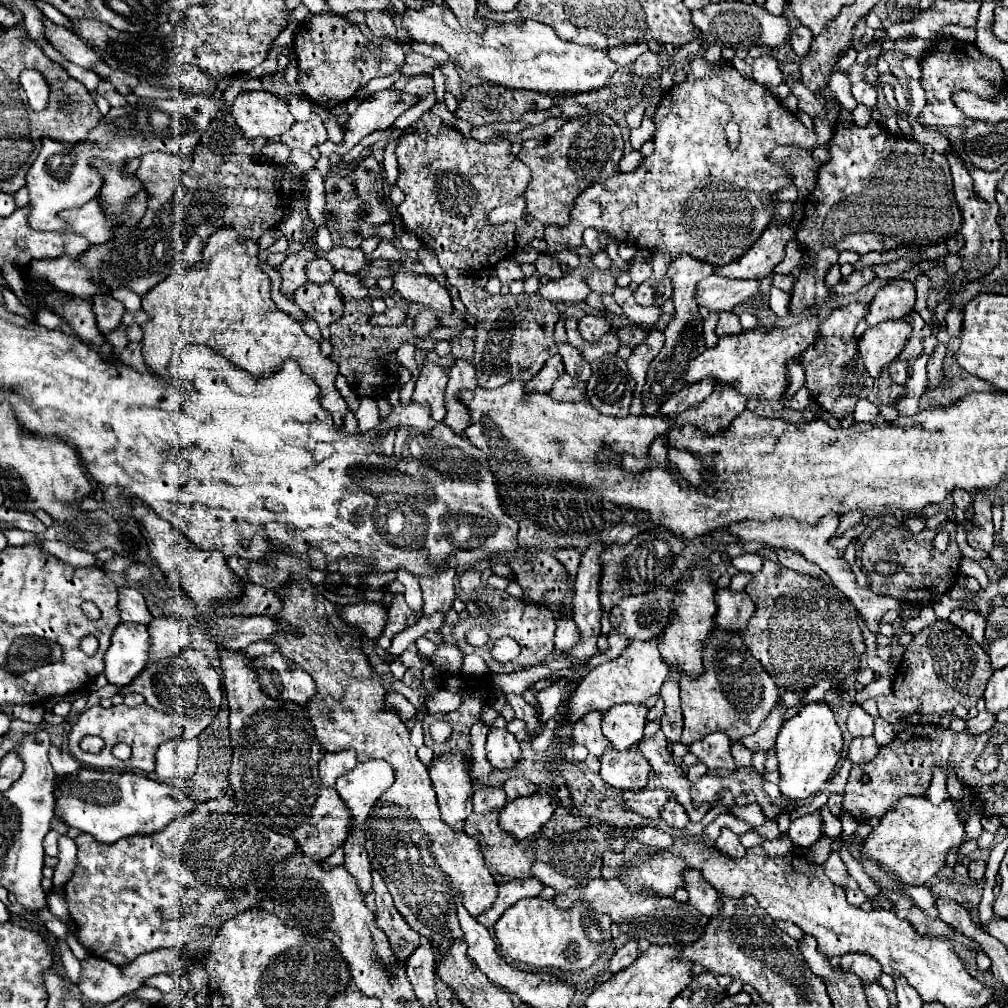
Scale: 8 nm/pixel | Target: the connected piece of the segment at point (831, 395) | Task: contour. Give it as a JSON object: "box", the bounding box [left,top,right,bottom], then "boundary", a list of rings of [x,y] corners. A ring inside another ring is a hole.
{"box":[802,303,906,419],"boundary":[[[850,303],[846,307],[834,309],[830,317],[824,323],[820,323],[818,341],[802,353],[802,367],[806,369],[806,389],[810,391],[818,407],[832,413],[838,419],[852,415],[858,399],[868,399],[874,405],[894,405],[906,393],[906,389],[900,385],[878,383],[880,379],[872,379],[866,373],[862,359],[858,357],[854,327],[860,319],[864,319],[866,309],[868,305],[864,303]]]}

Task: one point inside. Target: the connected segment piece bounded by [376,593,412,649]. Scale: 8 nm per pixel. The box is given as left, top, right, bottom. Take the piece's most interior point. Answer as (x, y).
(398, 612)

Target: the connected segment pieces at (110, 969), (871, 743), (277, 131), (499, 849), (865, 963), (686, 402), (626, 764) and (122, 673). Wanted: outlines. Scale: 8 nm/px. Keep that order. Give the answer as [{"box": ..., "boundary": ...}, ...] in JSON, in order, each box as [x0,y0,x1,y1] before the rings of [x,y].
[{"box":[78,949,178,1005],"boundary":[[[168,949],[142,953],[132,963],[128,963],[124,967],[116,967],[116,965],[112,965],[100,957],[88,957],[88,959],[80,961],[82,973],[80,973],[80,985],[78,987],[90,1005],[108,1005],[108,1003],[114,1003],[120,997],[140,989],[142,983],[152,975],[158,975],[158,973],[170,973],[172,975],[176,959],[178,959],[178,955],[174,951],[168,951]]]},{"box":[848,736,878,765],"boundary":[[[873,736],[858,737],[850,743],[850,749],[848,749],[848,759],[852,761],[852,765],[860,765],[860,763],[868,763],[876,757],[878,753],[878,743]]]},{"box":[232,91,294,139],"boundary":[[[266,91],[240,93],[232,105],[232,117],[248,139],[274,139],[294,125],[288,103]]]},{"box":[464,813,538,881],"boundary":[[[472,813],[472,817],[468,817],[466,821],[466,827],[464,831],[478,841],[480,845],[480,851],[482,851],[482,857],[484,857],[484,863],[486,867],[490,869],[490,873],[498,879],[498,881],[510,881],[510,879],[526,879],[526,877],[532,877],[532,863],[536,861],[536,857],[533,853],[533,840],[538,835],[531,835],[529,838],[522,841],[516,841],[512,839],[508,833],[504,833],[498,825],[498,813],[484,813],[484,815],[478,815],[478,813]]]},{"box":[840,953,882,983],"boundary":[[[848,953],[848,957],[842,957],[840,967],[844,971],[858,975],[864,983],[878,983],[880,975],[882,975],[880,965],[876,965],[876,961],[872,961],[870,957],[864,957],[860,953]]]},{"box":[658,381,714,417],"boundary":[[[700,381],[700,385],[690,385],[690,387],[684,387],[676,397],[672,397],[672,399],[668,399],[662,407],[660,407],[660,411],[658,411],[658,415],[662,417],[662,415],[678,415],[678,413],[682,413],[682,411],[686,411],[686,409],[692,409],[692,407],[698,407],[702,401],[706,401],[710,395],[712,395],[712,391],[714,391],[714,385],[712,385],[712,381]]]},{"box":[600,749,650,791],"boundary":[[[608,749],[600,757],[600,763],[602,763],[600,777],[616,789],[640,791],[648,783],[650,765],[634,749],[628,749],[624,753],[616,753],[616,749]]]},{"box":[106,623,150,687],"boundary":[[[120,623],[112,633],[112,645],[106,653],[108,683],[118,687],[128,685],[144,667],[148,657],[150,635],[144,625]]]}]

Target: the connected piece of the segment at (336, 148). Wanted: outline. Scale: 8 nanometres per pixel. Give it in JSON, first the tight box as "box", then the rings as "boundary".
{"box":[318,89,416,155],"boundary":[[[384,89],[374,93],[374,97],[366,99],[360,103],[354,115],[344,125],[344,139],[342,143],[332,143],[324,141],[318,145],[322,155],[346,155],[354,145],[358,145],[366,135],[378,131],[378,129],[388,129],[406,109],[410,109],[416,101],[412,97],[404,97],[404,93],[394,91],[394,89]]]}

